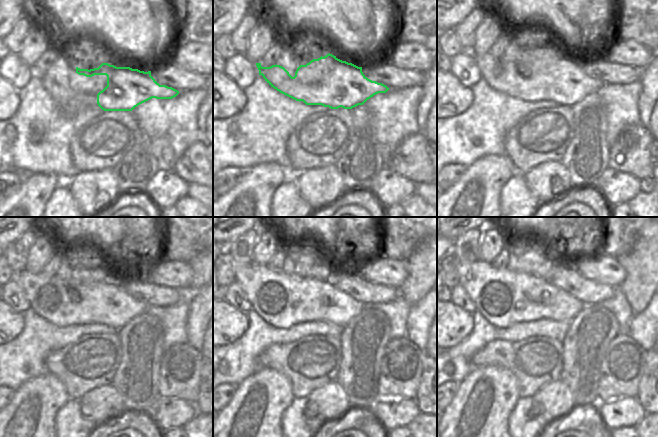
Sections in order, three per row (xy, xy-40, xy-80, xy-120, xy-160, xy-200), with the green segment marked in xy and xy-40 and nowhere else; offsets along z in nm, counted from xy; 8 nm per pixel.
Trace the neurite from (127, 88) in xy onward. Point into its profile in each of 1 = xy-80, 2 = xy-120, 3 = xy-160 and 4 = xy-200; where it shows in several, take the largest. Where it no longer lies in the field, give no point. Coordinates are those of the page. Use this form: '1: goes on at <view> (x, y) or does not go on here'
1: goes on at xy-80 (561, 79)
2: goes on at xy-120 (106, 302)
3: goes on at xy-160 (282, 300)
4: goes on at xy-200 (504, 297)

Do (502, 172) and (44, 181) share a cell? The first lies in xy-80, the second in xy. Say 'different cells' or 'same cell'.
same cell

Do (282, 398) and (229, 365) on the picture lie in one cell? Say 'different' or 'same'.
different

